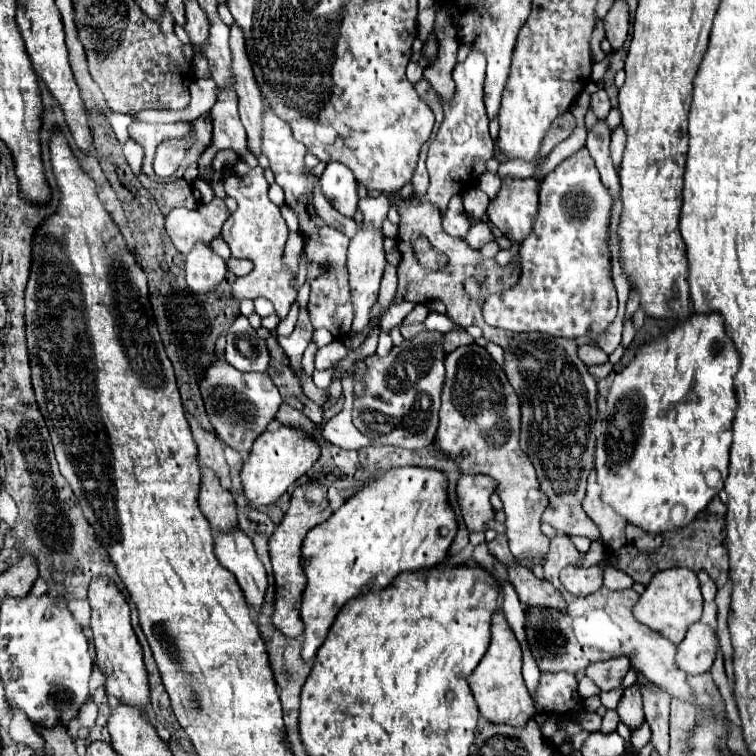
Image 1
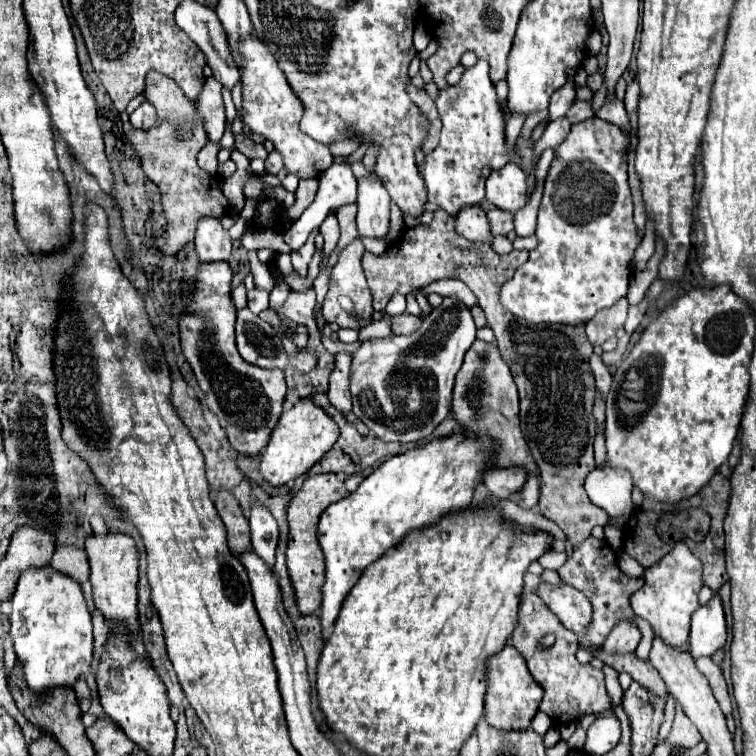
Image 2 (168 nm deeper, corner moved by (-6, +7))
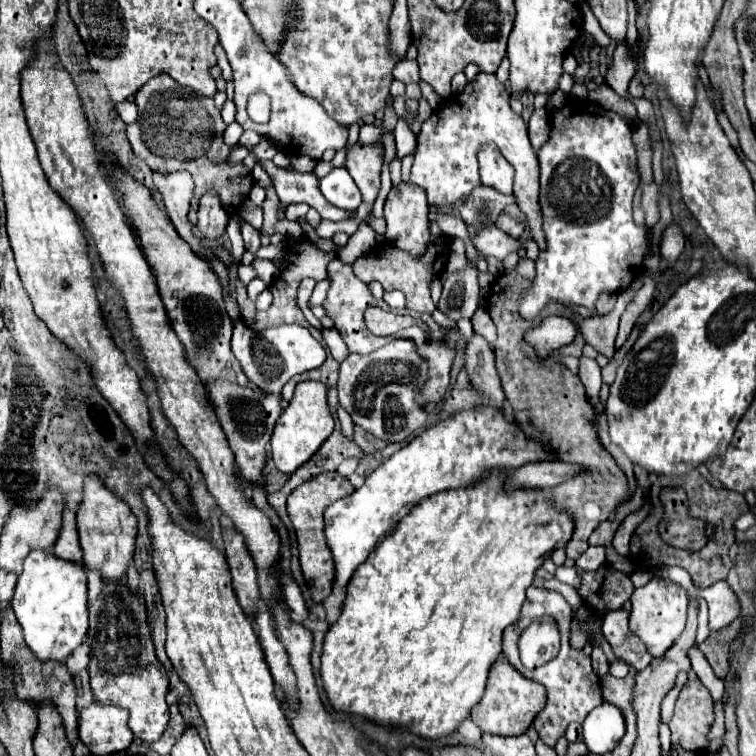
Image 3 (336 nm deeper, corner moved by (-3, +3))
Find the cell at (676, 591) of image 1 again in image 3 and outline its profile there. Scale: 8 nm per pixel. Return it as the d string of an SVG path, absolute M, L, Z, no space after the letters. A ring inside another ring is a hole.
M652 578L646 586L634 590L630 602L632 602L632 614L630 614L632 634L636 634L644 642L644 646L646 646L648 654L652 654L652 658L662 656L678 640L680 632L684 630L688 592L680 584L674 584L670 580Z

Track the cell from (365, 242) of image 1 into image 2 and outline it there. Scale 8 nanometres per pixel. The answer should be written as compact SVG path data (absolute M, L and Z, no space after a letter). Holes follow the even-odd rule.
M375 174L359 180L359 198L357 198L359 238L383 240L387 236L389 204L391 204L391 198Z

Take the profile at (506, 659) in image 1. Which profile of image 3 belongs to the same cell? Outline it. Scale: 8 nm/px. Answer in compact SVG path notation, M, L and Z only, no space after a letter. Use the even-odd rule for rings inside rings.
M498 658L490 668L486 692L482 700L472 708L470 718L482 732L500 736L520 736L532 726L532 720L544 708L544 704L546 704L544 686L524 678L520 672L516 672L516 668L512 668L512 664L508 664L508 660Z

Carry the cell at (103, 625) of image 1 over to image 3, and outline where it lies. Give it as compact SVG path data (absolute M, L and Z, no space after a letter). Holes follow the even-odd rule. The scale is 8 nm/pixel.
M94 474L84 478L84 498L76 512L76 526L80 544L84 550L84 564L86 568L100 570L106 582L122 580L128 570L128 562L134 556L134 540L136 540L136 516L132 514L130 506L110 492L102 480Z

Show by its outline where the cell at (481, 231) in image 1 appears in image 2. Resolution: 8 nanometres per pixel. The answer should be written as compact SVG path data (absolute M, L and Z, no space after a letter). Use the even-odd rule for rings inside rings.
M493 208L491 212L487 212L489 224L491 224L491 234L507 234L513 230L513 216L509 212L499 212L497 208Z

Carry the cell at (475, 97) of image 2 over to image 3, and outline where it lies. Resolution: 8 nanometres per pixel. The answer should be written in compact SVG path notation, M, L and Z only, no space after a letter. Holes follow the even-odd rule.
M480 72L472 82L466 84L464 92L458 94L460 110L436 110L432 116L422 124L422 132L418 134L418 150L416 160L412 164L410 182L424 188L430 204L452 204L468 196L472 188L478 186L478 164L476 152L482 142L494 140L506 156L506 160L514 166L514 198L518 208L528 218L528 228L532 240L538 244L540 250L546 248L544 232L542 232L542 212L538 204L538 158L528 138L526 122L520 114L514 114L510 104L510 94L506 92L504 84L496 80L494 74Z

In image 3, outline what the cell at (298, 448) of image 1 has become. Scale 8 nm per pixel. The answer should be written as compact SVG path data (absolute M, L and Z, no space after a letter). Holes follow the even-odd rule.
M304 380L296 386L294 398L290 400L288 408L280 414L276 428L274 428L274 434L272 434L272 440L270 440L272 458L274 458L274 464L280 472L292 474L332 434L334 420L332 420L332 414L328 410L326 392L328 392L326 386L322 382L316 382L316 380Z

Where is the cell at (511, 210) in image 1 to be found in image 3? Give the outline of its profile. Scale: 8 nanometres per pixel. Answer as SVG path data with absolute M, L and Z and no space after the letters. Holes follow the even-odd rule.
M484 142L478 150L478 164L480 164L480 178L484 186L492 186L504 194L512 194L512 180L514 168L510 162L500 154L494 142Z

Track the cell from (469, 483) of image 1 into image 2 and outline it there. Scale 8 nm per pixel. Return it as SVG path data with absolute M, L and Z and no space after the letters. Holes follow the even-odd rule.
M495 468L483 474L483 484L495 498L509 498L525 482L525 472L521 468Z

